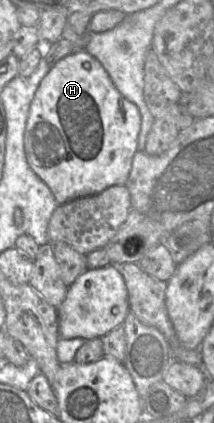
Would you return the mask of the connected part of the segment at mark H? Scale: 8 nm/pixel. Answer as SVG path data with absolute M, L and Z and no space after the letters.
M75 50L59 60L41 81L31 102L29 117L24 134L24 151L27 162L35 174L50 188L58 205L62 205L78 197L101 193L114 185L125 185L129 177L133 157L137 150L138 137L141 130L141 114L138 107L127 100L116 88L103 65L85 50Z

